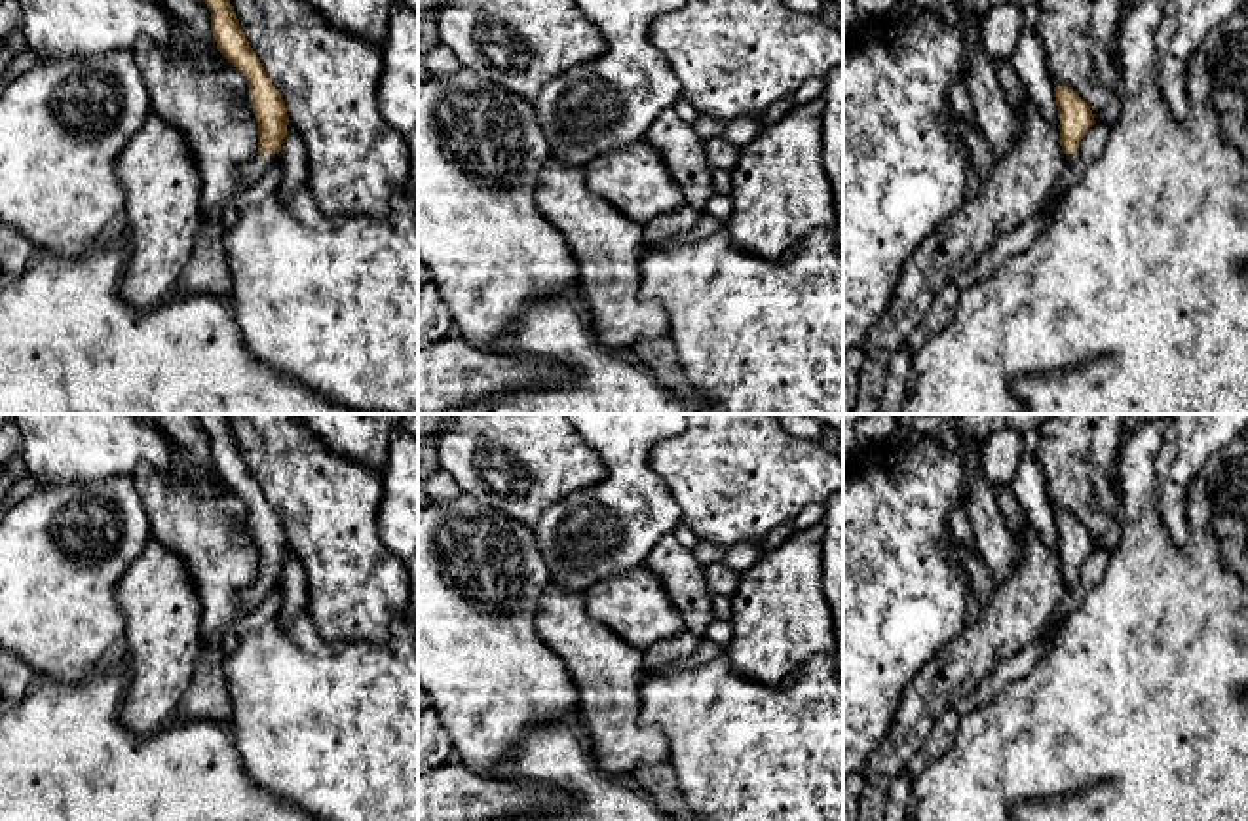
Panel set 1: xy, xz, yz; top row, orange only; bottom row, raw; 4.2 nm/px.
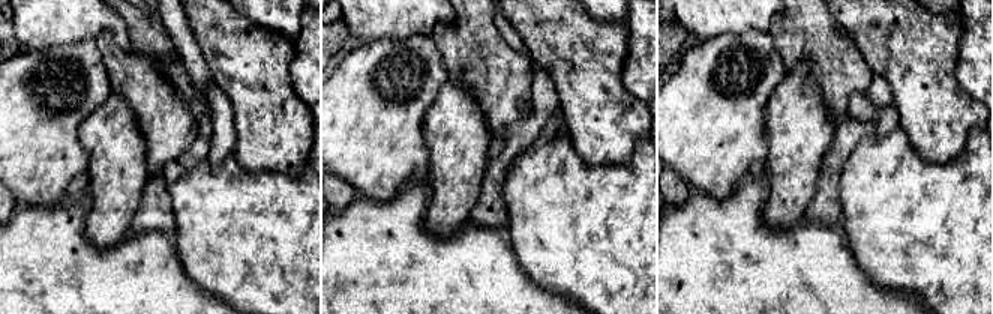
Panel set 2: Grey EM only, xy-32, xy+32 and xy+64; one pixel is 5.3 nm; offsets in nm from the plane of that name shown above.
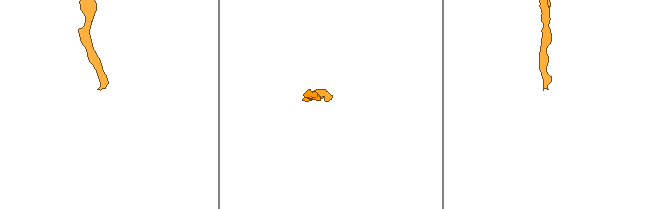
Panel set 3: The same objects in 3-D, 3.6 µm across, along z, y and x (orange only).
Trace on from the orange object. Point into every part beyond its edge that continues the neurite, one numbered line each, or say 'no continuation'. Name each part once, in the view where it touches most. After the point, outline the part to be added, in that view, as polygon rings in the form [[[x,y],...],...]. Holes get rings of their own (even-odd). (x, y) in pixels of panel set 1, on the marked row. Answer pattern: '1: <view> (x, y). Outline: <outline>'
1: xy (261, 162). Outline: [[[256,154],[253,162],[241,171],[241,190],[256,184],[268,169],[279,160],[279,154]]]

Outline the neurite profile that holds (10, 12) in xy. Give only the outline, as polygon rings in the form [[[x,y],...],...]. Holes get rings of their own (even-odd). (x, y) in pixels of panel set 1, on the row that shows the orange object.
[[[2,0],[0,2],[0,38],[6,38],[23,25],[23,11],[19,0]]]

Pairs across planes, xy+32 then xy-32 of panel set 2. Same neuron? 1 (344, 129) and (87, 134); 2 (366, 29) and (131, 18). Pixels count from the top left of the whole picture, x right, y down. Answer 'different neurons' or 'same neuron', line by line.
1: different neurons
2: different neurons

